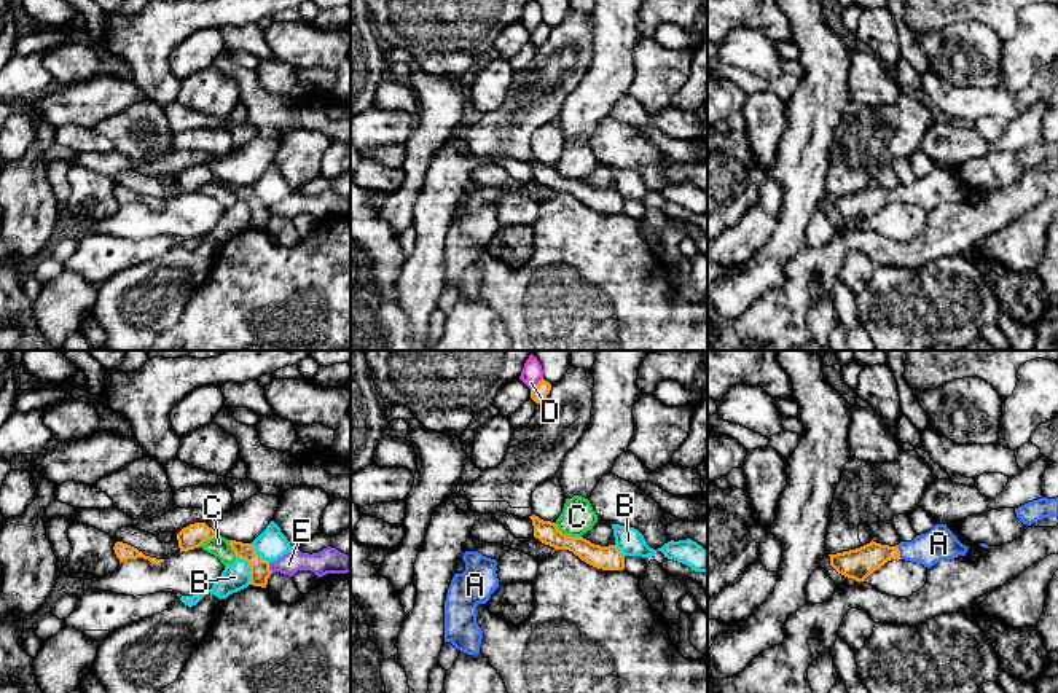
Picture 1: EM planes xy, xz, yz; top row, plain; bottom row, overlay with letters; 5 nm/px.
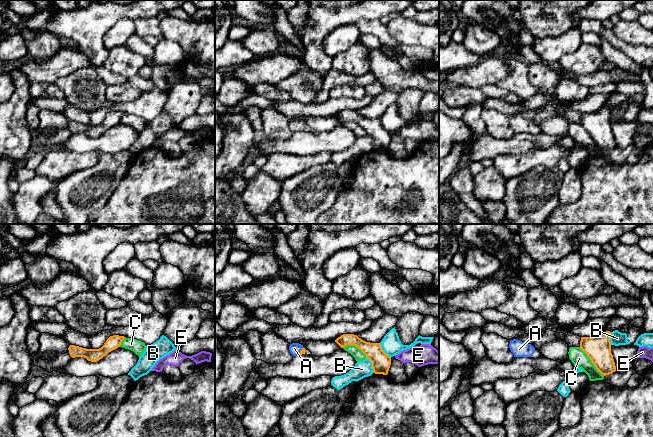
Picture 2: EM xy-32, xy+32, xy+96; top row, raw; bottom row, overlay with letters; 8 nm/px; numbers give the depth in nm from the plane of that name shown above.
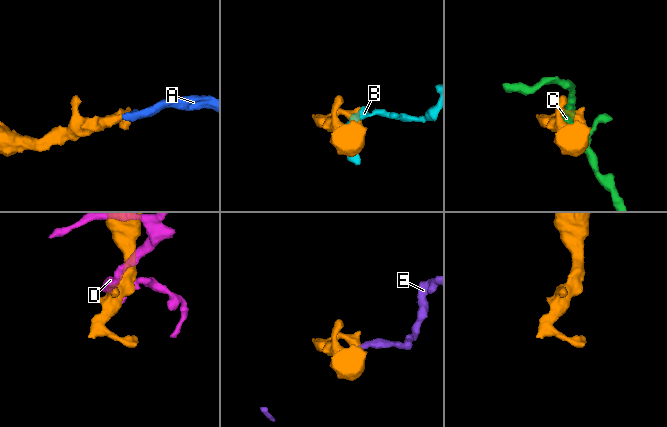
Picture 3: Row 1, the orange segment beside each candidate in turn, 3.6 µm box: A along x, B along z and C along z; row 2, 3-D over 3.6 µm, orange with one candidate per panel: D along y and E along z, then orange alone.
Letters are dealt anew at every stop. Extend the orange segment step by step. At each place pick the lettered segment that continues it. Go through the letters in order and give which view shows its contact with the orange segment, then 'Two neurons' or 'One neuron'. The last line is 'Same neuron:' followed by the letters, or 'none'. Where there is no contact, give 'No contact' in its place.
A: Touches orange in yz. One neuron
B: Touches orange in xy. Two neurons
C: Touches orange in xz. Two neurons
D: Touches orange in xz. Two neurons
E: Touches orange in xy. Two neurons
Same neuron: A

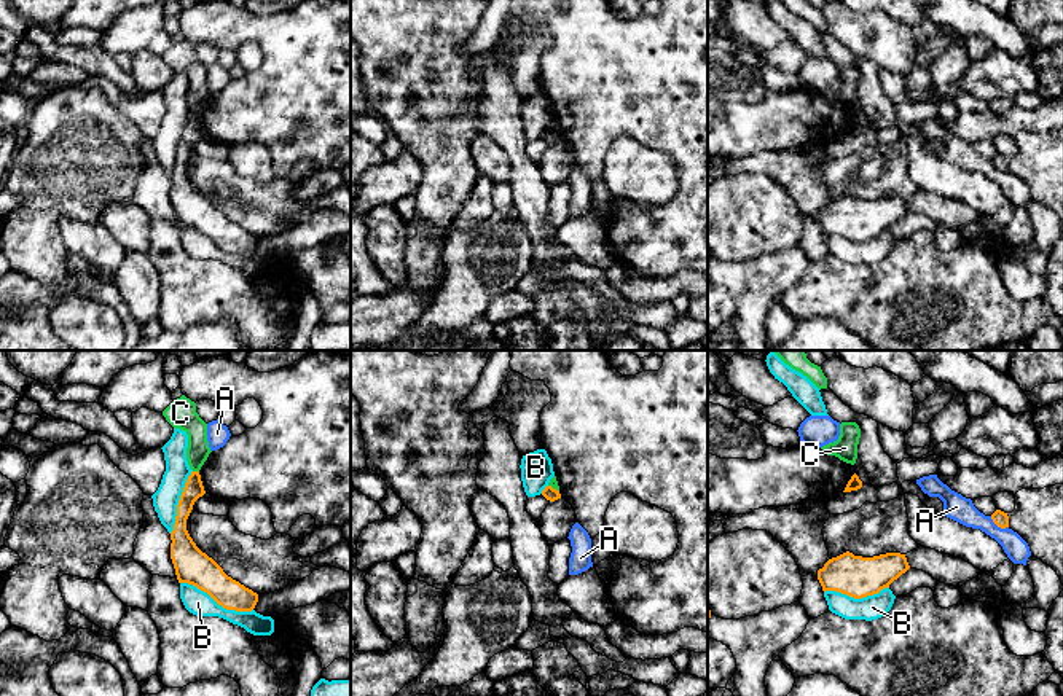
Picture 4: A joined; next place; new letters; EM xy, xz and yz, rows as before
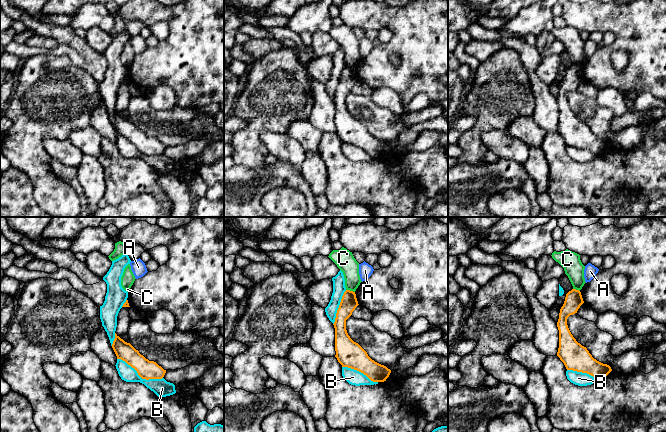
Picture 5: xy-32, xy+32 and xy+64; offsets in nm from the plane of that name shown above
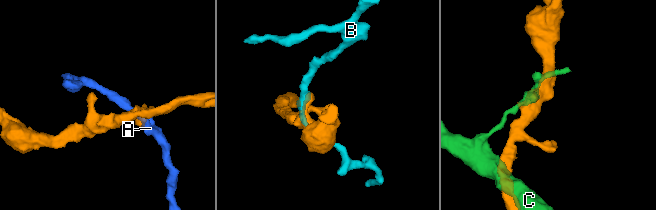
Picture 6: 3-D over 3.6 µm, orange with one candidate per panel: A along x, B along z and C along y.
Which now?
A: Touches orange in yz. Two neurons
B: Touches orange in xy. Two neurons
C: Touches orange in xy. Two neurons
Same neuron: none

